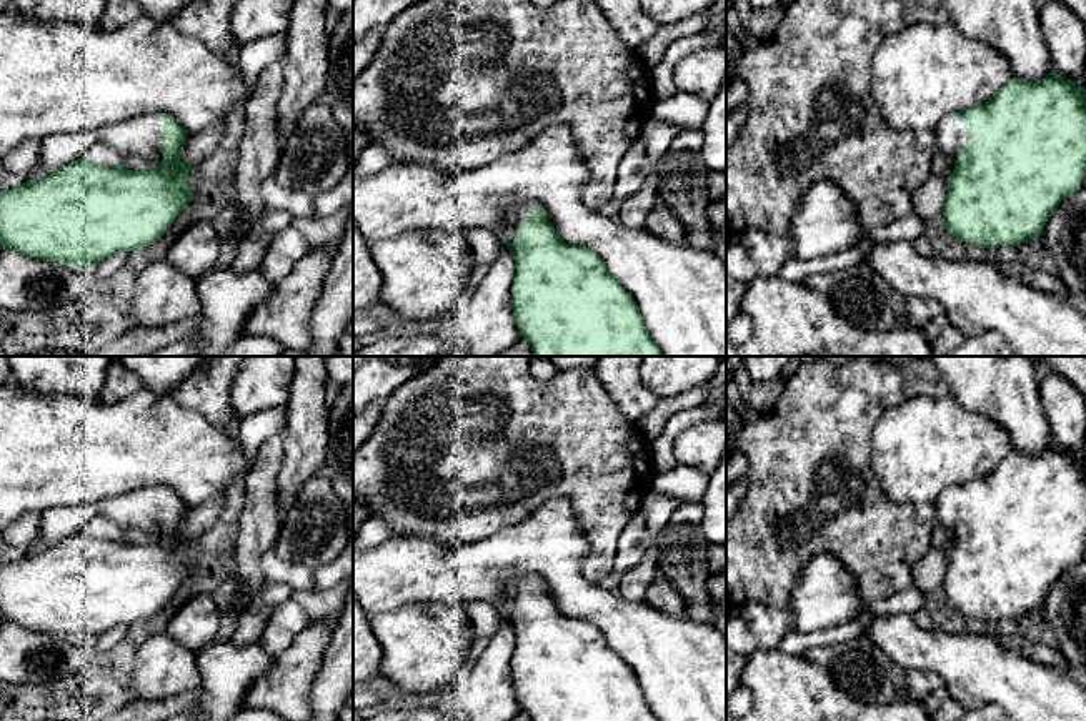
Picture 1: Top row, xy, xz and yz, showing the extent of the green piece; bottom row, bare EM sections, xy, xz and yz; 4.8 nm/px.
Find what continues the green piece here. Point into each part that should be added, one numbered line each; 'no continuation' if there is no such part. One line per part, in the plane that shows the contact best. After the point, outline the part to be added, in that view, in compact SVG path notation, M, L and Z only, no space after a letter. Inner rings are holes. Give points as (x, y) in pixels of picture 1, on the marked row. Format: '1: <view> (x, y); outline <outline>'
1: xy (142, 135); outline M155 113L108 123L98 130L98 138L120 160L125 157L140 157L150 162L165 158L163 118Z

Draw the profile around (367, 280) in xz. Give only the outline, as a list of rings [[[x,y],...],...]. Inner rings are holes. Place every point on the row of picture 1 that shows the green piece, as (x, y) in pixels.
[[[353,223],[353,311],[380,301],[383,276],[371,256],[370,243]]]

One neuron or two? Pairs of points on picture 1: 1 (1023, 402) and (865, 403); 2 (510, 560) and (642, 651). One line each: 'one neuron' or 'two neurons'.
1: two neurons
2: one neuron

